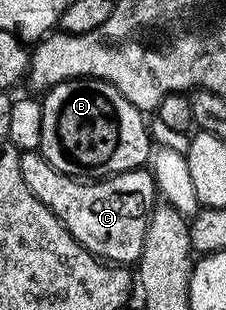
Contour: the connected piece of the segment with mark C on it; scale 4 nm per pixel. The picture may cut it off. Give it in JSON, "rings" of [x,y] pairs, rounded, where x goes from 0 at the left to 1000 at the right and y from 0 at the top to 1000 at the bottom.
{"rings":[[[106,487],[88,497],[88,548],[115,603],[133,603],[159,639],[204,655],[221,681],[239,681],[239,694],[301,735],[310,758],[327,758],[327,771],[363,784],[363,797],[381,797],[465,848],[584,861],[615,845],[637,806],[655,703],[673,697],[673,677],[699,648],[690,574],[650,542],[566,545],[553,558],[500,558],[442,577],[460,584],[407,584],[394,597],[367,597],[363,587],[332,584],[332,568],[270,558],[173,487]]]}

